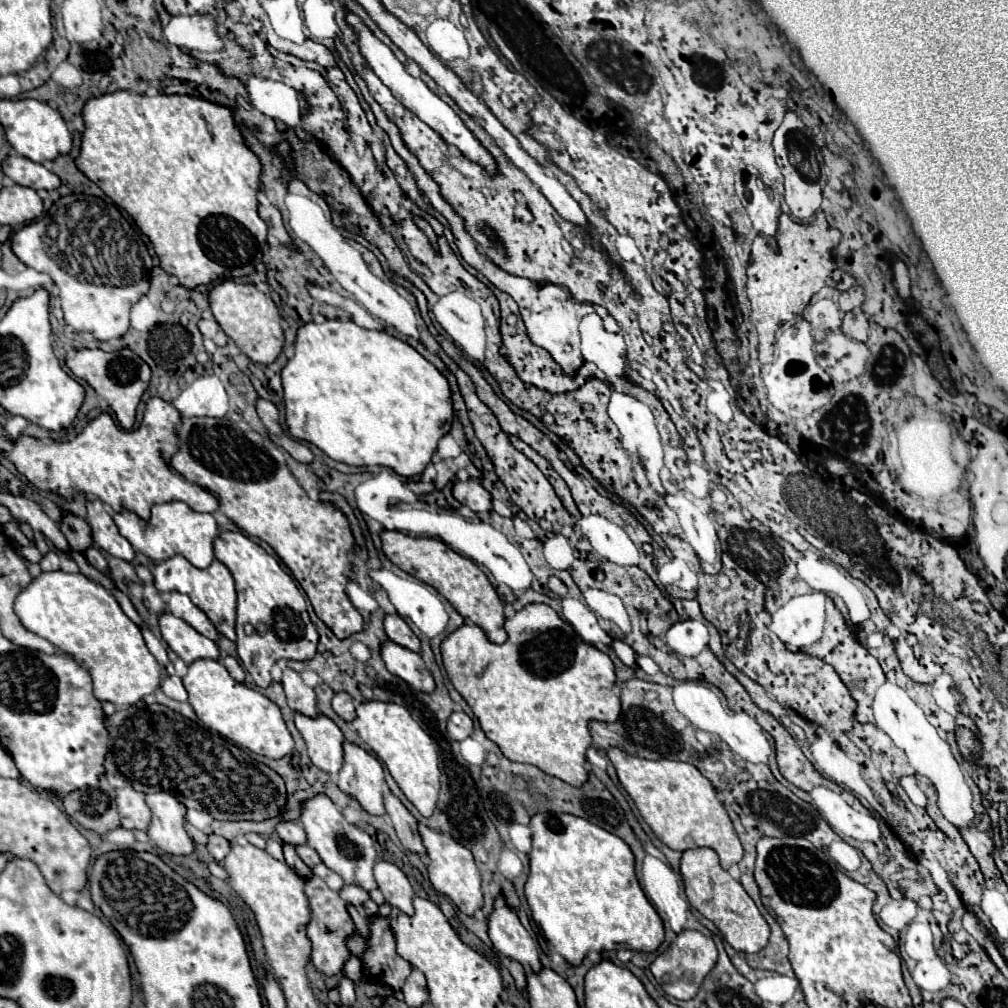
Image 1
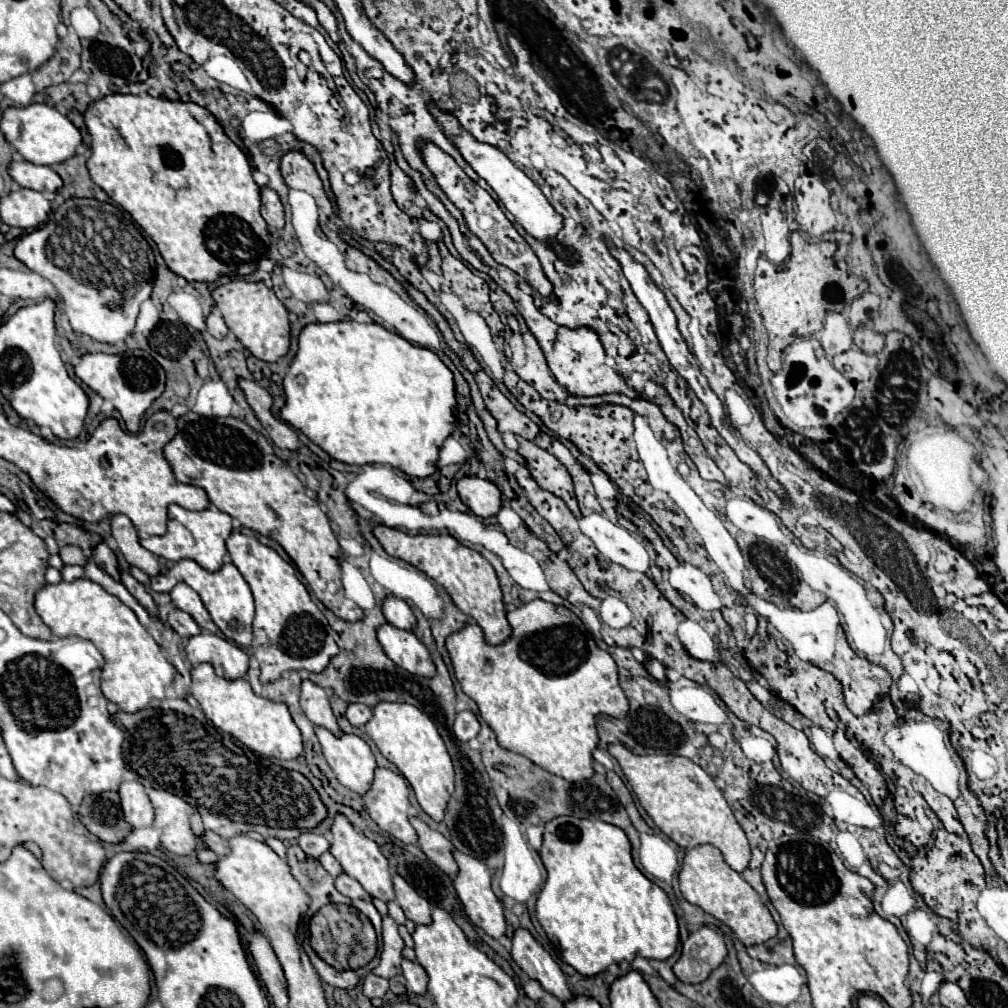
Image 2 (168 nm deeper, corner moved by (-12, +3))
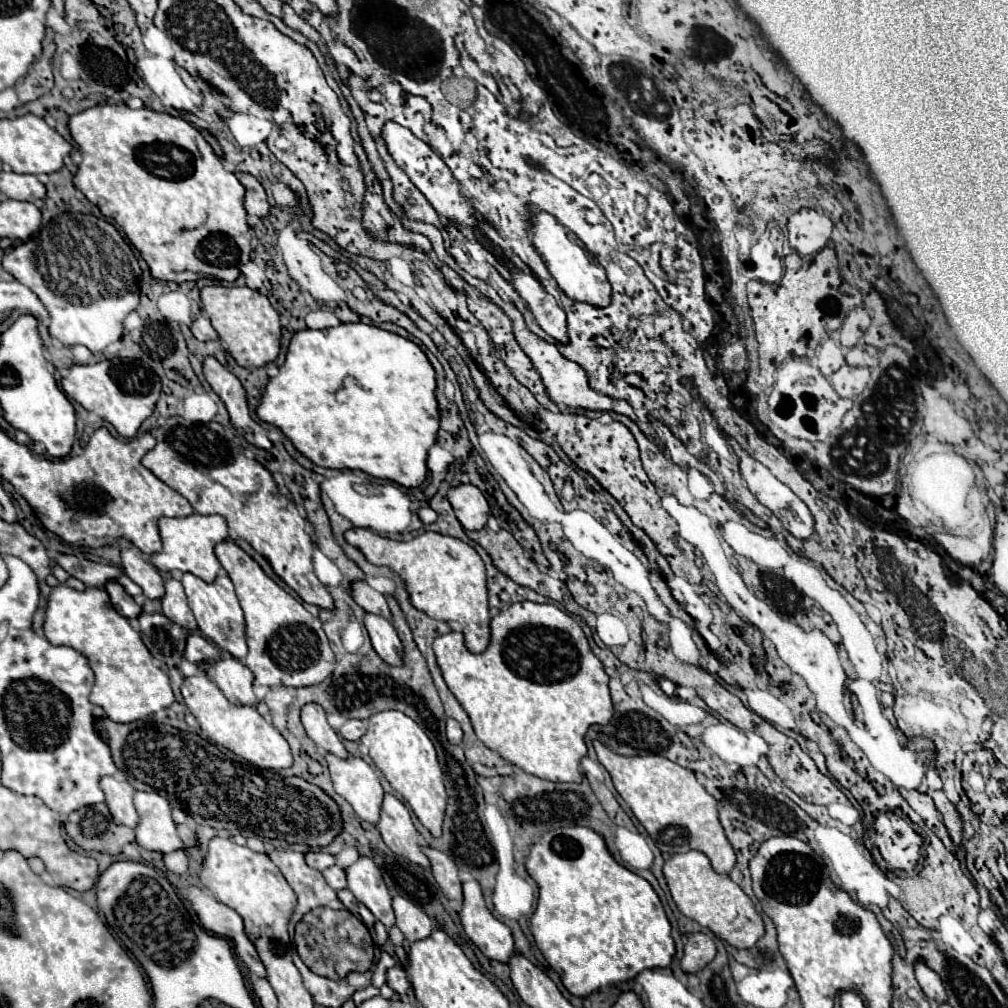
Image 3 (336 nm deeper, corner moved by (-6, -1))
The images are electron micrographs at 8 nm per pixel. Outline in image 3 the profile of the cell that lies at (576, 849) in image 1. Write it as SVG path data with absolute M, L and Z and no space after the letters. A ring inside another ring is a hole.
M584 826L550 830L530 848L526 872L540 890L538 906L530 922L530 932L538 950L572 996L586 998L608 984L628 982L642 970L666 968L672 962L676 954L672 926L666 918L658 894L642 876L614 862L604 844L604 838L594 830Z

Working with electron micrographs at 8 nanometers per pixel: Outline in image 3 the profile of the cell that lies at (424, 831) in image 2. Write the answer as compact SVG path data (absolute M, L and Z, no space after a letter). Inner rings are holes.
M422 848L422 852L432 862L432 874L434 874L442 894L448 900L462 902L462 882L458 878L458 868L456 868L454 860L450 860L444 852L438 852L432 848Z

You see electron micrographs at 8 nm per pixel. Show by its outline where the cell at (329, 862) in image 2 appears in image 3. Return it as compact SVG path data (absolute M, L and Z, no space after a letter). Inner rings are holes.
M332 866L332 868L324 870L322 874L324 874L324 878L326 878L328 886L330 886L330 888L334 888L336 892L346 888L346 870L344 870L344 868L340 868L340 866Z

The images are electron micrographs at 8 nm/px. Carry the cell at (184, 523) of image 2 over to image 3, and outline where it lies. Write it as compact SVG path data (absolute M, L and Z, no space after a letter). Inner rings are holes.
M190 514L186 518L162 518L158 522L160 528L160 538L162 538L162 552L152 554L150 562L160 570L160 572L192 572L194 576L202 578L204 582L212 582L218 572L220 572L220 562L214 556L214 546L222 540L228 538L228 526L226 520L218 514L212 516L202 516L202 514Z

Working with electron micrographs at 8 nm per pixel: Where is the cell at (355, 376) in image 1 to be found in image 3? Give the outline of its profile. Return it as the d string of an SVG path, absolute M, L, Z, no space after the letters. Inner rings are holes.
M340 324L336 328L326 328L326 330L300 330L292 336L288 352L286 352L286 360L280 366L278 376L270 378L266 384L266 390L256 406L256 416L262 422L268 422L276 428L280 428L284 432L284 436L294 444L294 448L298 452L302 452L308 460L312 460L316 466L324 466L324 468L336 468L336 470L362 470L372 478L380 478L380 480L390 480L396 482L404 488L416 488L426 480L428 468L426 468L426 456L430 446L436 442L436 434L438 434L438 426L440 426L440 414L438 414L438 402L434 396L436 390L436 378L434 378L434 368L428 362L426 354L410 340L386 332L378 326L370 326L370 324Z

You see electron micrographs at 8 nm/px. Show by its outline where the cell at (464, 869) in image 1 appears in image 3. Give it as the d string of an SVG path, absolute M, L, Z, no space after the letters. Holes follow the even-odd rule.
M478 882L464 884L464 902L460 912L466 936L474 946L490 960L508 964L514 956L514 938L510 928L496 920L484 904L484 896Z

